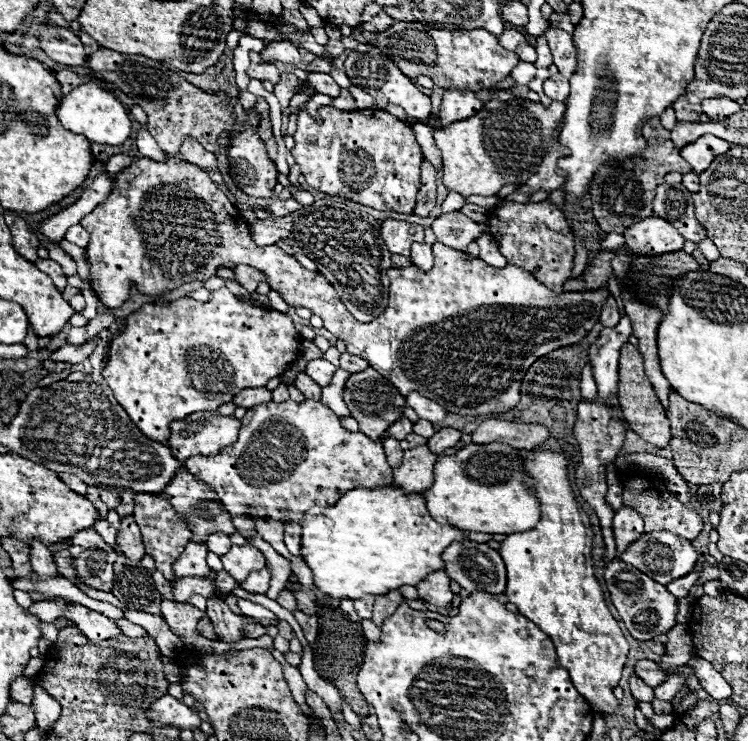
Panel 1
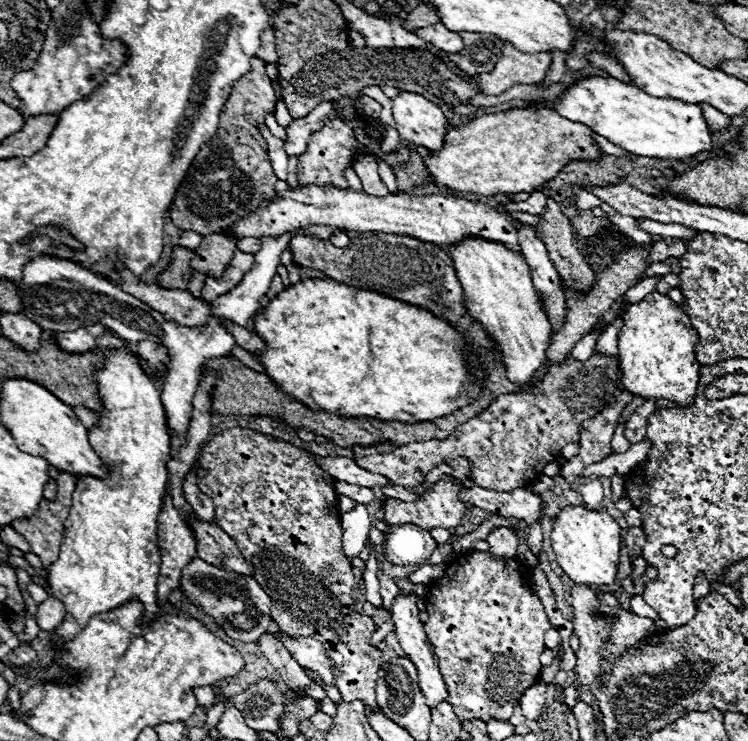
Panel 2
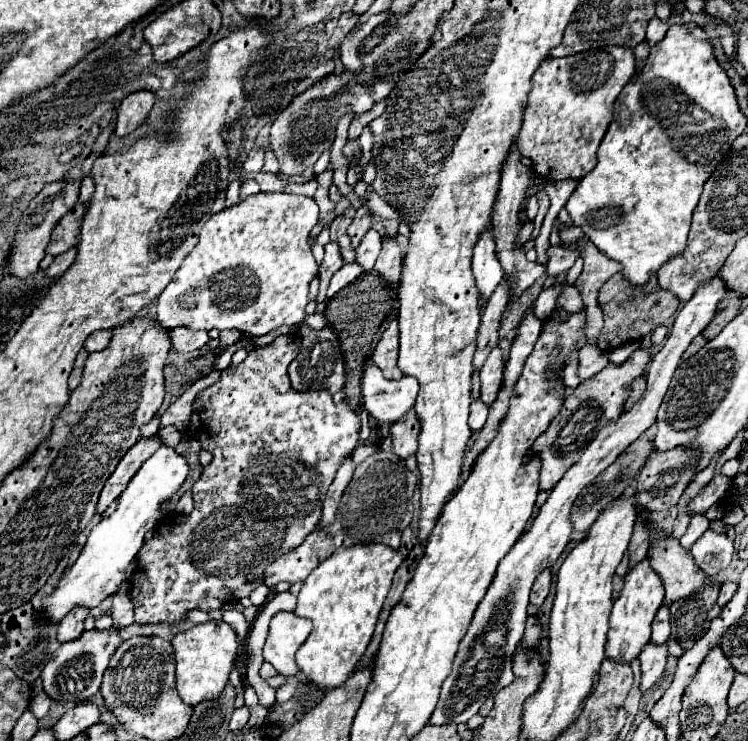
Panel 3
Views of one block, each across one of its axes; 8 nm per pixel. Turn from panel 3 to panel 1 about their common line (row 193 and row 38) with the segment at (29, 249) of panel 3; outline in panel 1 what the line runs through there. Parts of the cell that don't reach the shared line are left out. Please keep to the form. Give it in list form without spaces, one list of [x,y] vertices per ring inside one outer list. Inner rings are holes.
[[[48,24],[40,30],[40,48],[58,64],[66,66],[86,66],[86,52],[80,38],[60,26]]]

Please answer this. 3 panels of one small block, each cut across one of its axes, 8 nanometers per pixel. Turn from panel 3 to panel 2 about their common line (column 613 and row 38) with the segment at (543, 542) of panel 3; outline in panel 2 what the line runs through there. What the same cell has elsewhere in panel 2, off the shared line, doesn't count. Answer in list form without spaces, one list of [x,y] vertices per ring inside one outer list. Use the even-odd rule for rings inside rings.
[[[442,22],[434,24],[434,26],[428,26],[428,28],[416,28],[414,30],[422,40],[434,44],[436,48],[448,52],[448,54],[456,54],[460,50],[464,50],[464,42],[462,42],[462,36],[458,32],[452,32],[448,30]]]

